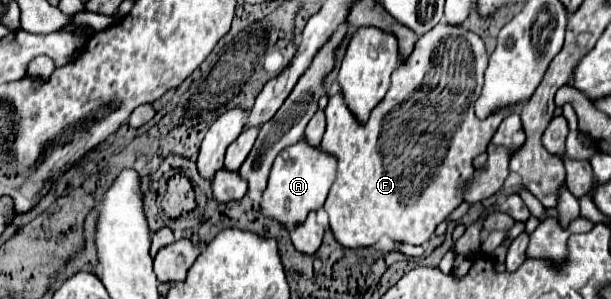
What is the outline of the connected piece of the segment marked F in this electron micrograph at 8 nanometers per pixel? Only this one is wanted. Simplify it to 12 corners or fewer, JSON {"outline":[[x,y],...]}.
{"outline":[[436,25],[366,125],[330,97],[324,203],[342,247],[424,245],[502,109],[488,55]]}

